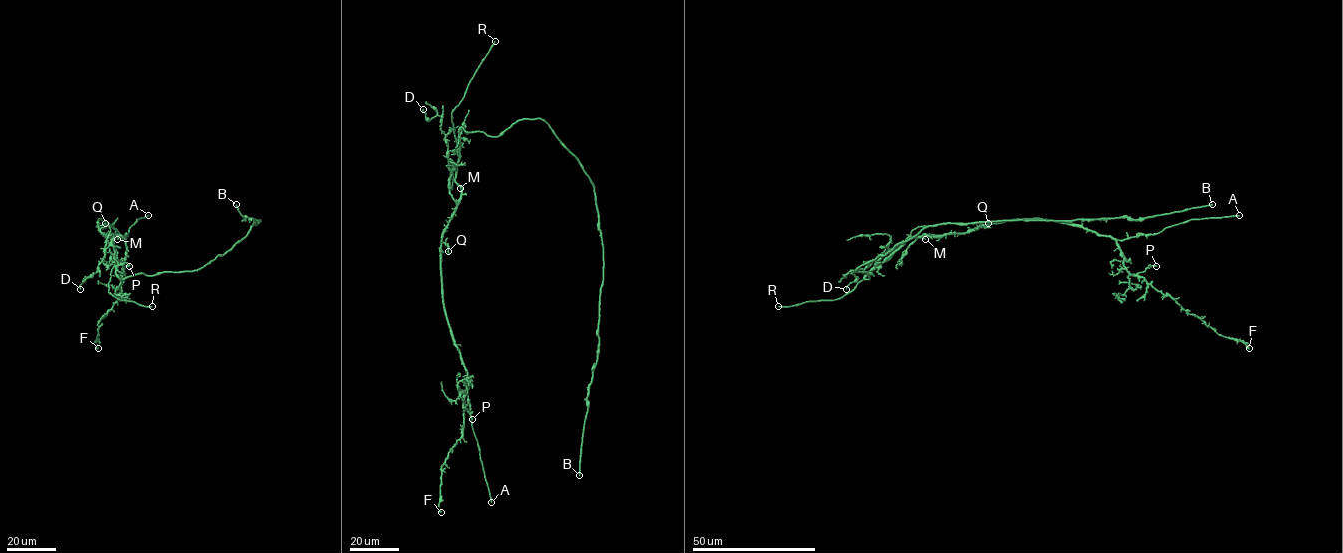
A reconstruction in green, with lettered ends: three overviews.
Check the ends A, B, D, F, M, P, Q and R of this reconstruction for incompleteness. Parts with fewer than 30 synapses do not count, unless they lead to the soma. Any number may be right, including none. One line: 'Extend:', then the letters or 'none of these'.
Extend: A, B, R

